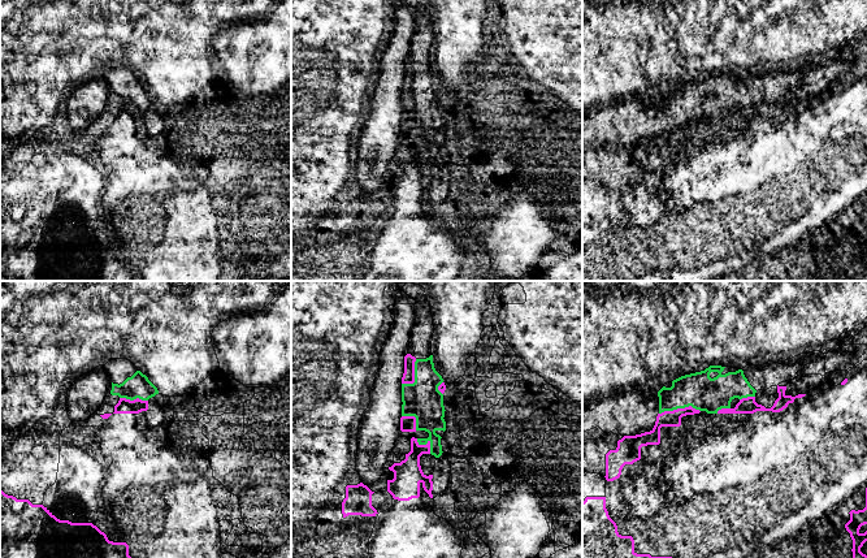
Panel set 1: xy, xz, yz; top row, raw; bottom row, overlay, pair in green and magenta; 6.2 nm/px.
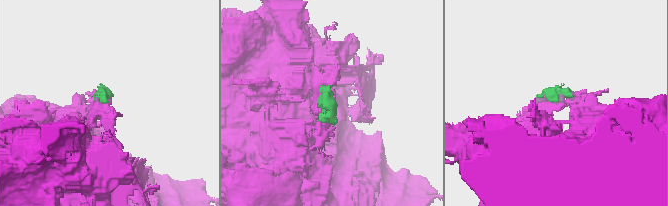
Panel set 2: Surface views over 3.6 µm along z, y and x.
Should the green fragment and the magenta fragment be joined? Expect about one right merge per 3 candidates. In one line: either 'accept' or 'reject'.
reject

